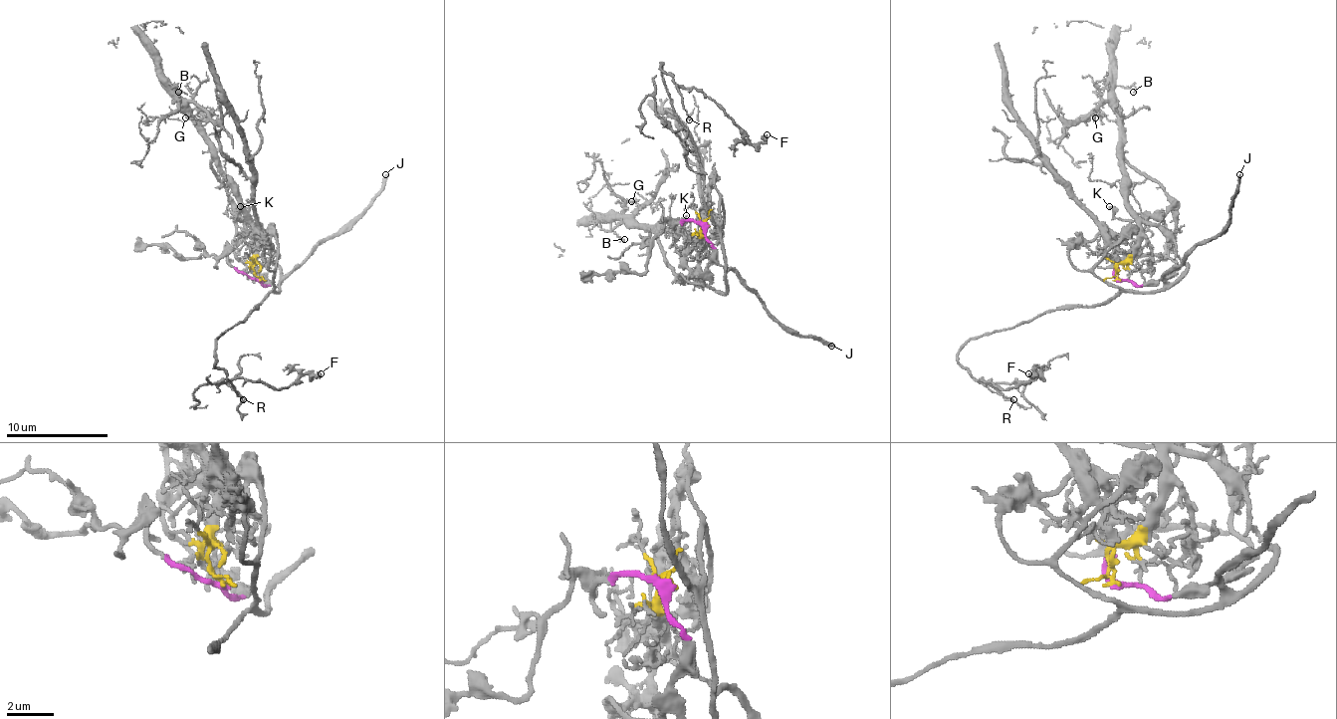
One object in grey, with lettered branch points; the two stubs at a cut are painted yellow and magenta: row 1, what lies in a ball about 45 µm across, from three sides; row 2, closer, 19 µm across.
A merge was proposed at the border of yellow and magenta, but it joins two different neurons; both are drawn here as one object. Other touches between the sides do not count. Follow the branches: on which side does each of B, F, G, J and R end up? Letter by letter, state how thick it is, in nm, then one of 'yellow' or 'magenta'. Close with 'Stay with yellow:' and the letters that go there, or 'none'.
B: 80 nm thick; yellow
F: 360 nm thick; magenta
G: 200 nm thick; yellow
J: 220 nm thick; magenta
R: 60 nm thick; magenta
Stay with yellow: B, G

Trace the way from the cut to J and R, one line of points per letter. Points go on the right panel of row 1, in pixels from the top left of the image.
J: (1118, 278), (1139, 286), (1185, 268), (1172, 284), (1164, 278), (1197, 245), (1223, 230), (1240, 174)
R: (1118, 278), (1139, 286), (1185, 268), (1162, 289), (1049, 309), (974, 337), (958, 353), (976, 380), (1013, 400)

